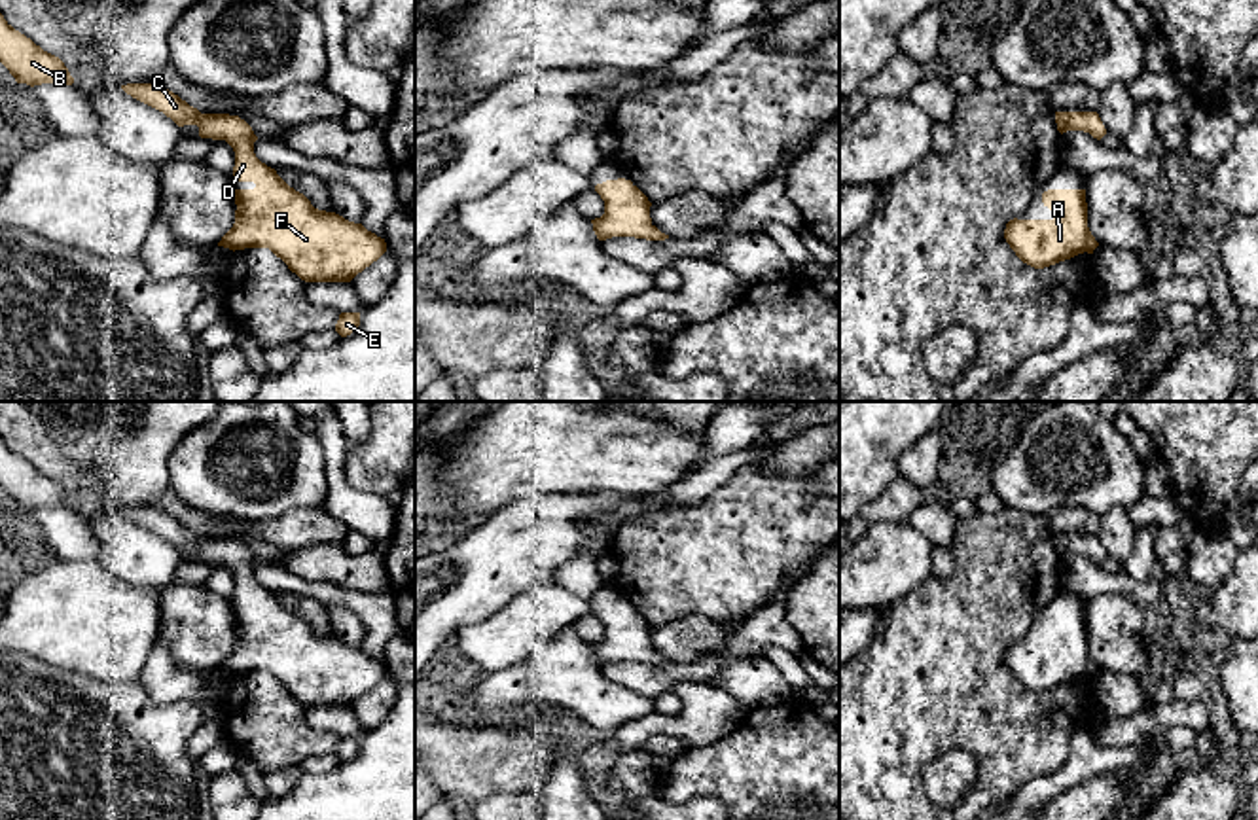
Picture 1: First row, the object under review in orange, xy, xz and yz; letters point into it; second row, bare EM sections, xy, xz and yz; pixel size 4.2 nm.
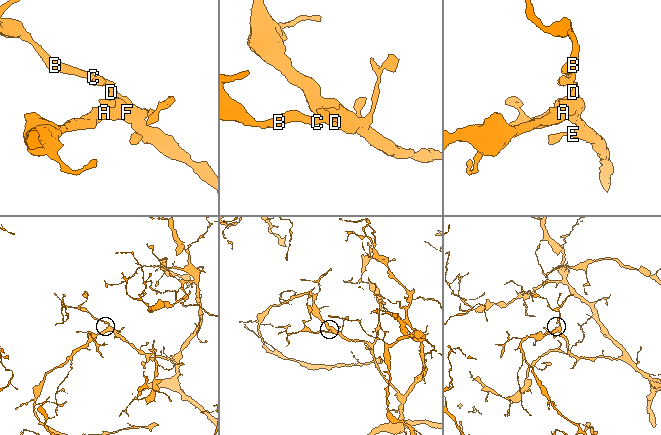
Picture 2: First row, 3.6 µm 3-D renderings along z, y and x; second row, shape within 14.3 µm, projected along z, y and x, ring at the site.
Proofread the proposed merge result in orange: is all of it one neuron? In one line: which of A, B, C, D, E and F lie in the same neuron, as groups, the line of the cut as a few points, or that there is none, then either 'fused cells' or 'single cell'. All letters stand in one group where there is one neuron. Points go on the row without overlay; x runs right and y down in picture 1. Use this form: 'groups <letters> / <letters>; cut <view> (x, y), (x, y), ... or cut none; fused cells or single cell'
groups A B C D E F; cut none; single cell

